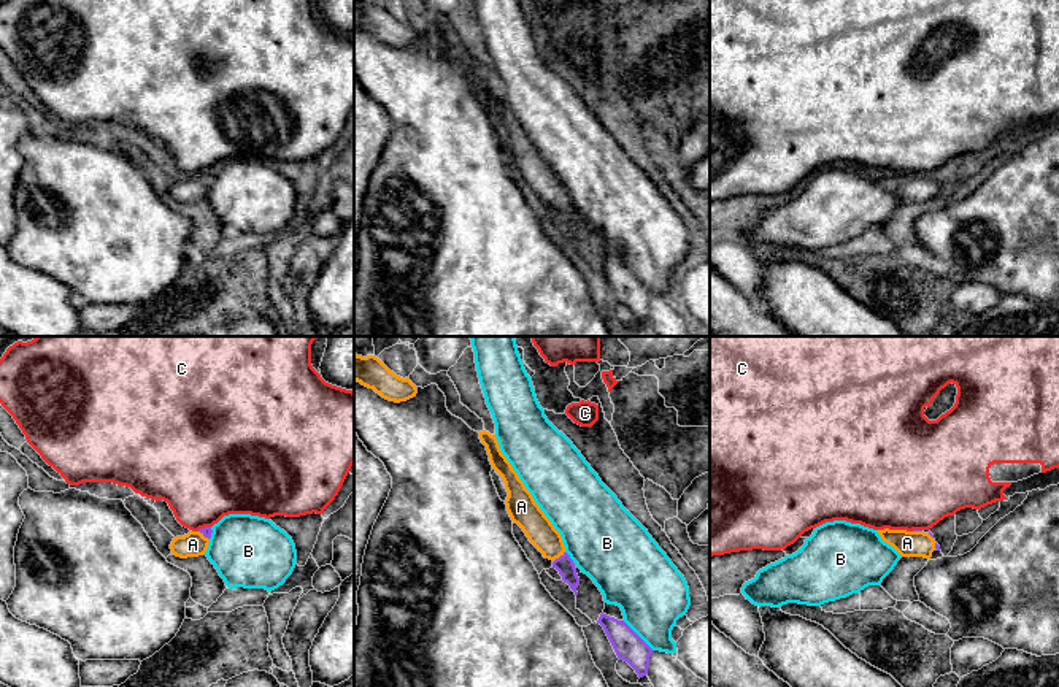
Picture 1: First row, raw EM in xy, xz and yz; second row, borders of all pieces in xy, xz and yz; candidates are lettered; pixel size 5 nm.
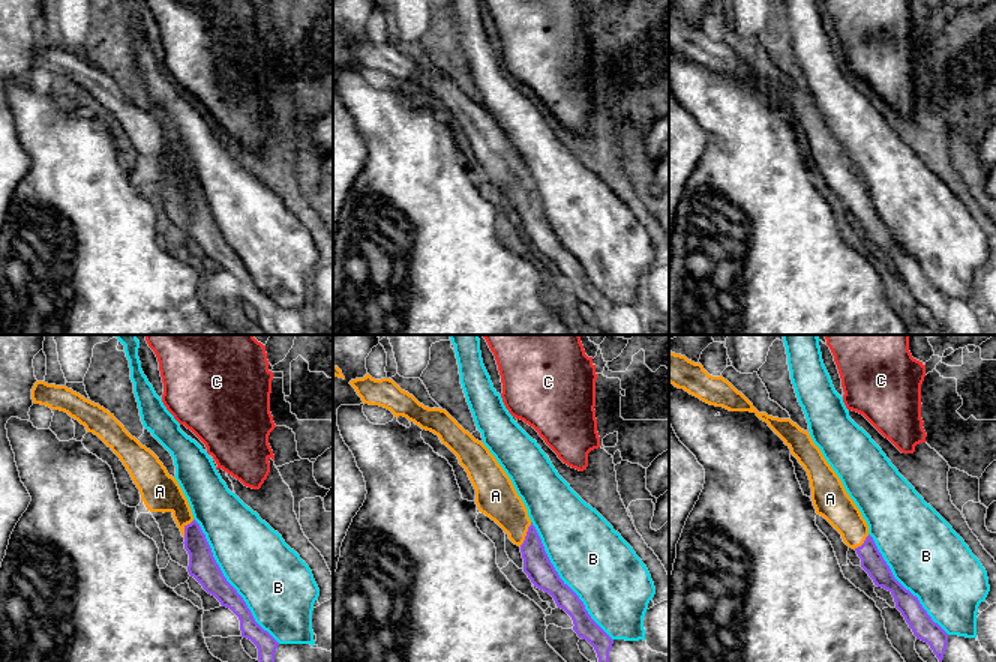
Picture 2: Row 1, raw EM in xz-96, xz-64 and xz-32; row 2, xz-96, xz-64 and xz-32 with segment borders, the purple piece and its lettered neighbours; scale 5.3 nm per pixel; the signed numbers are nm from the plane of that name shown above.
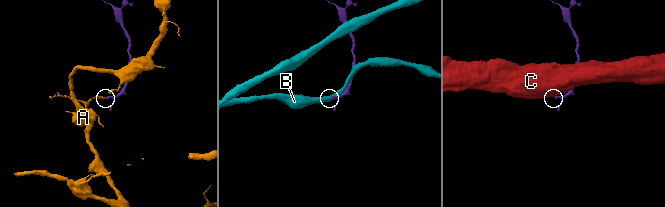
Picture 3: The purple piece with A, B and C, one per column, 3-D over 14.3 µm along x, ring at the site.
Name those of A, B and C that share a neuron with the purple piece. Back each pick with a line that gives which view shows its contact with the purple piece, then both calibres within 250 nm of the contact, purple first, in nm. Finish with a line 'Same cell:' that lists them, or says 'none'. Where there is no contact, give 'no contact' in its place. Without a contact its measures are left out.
A: meets purple in xz; 90 nm thick on the purple side, 140 nm on the other
Same cell: A

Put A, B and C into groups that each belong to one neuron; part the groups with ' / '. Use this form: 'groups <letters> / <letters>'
groups A / B / C

